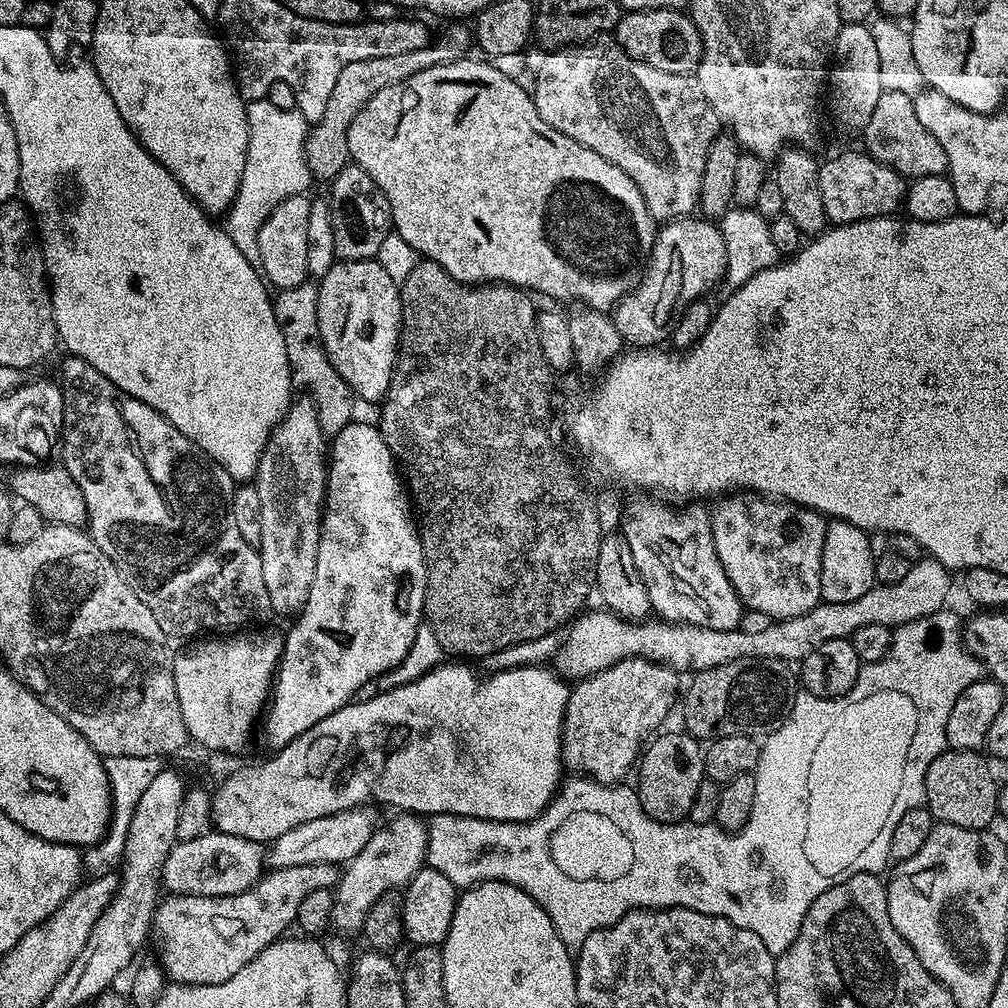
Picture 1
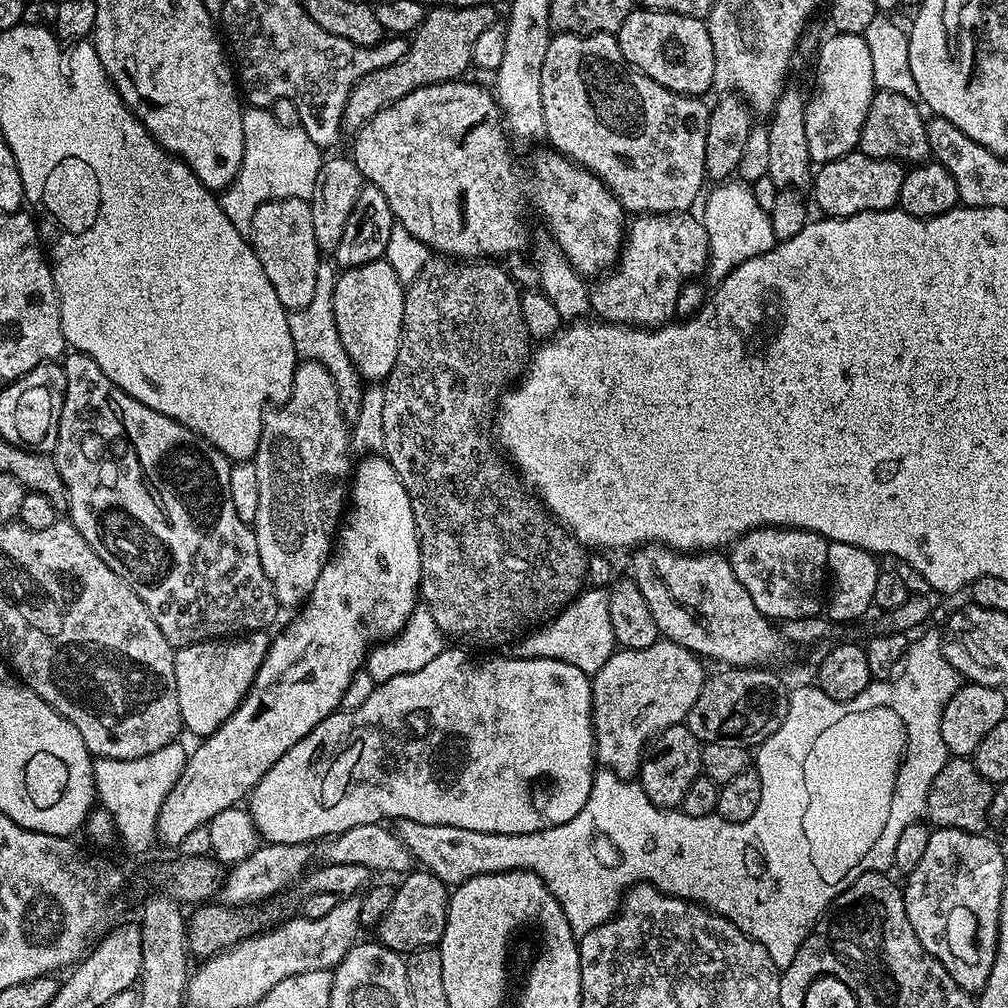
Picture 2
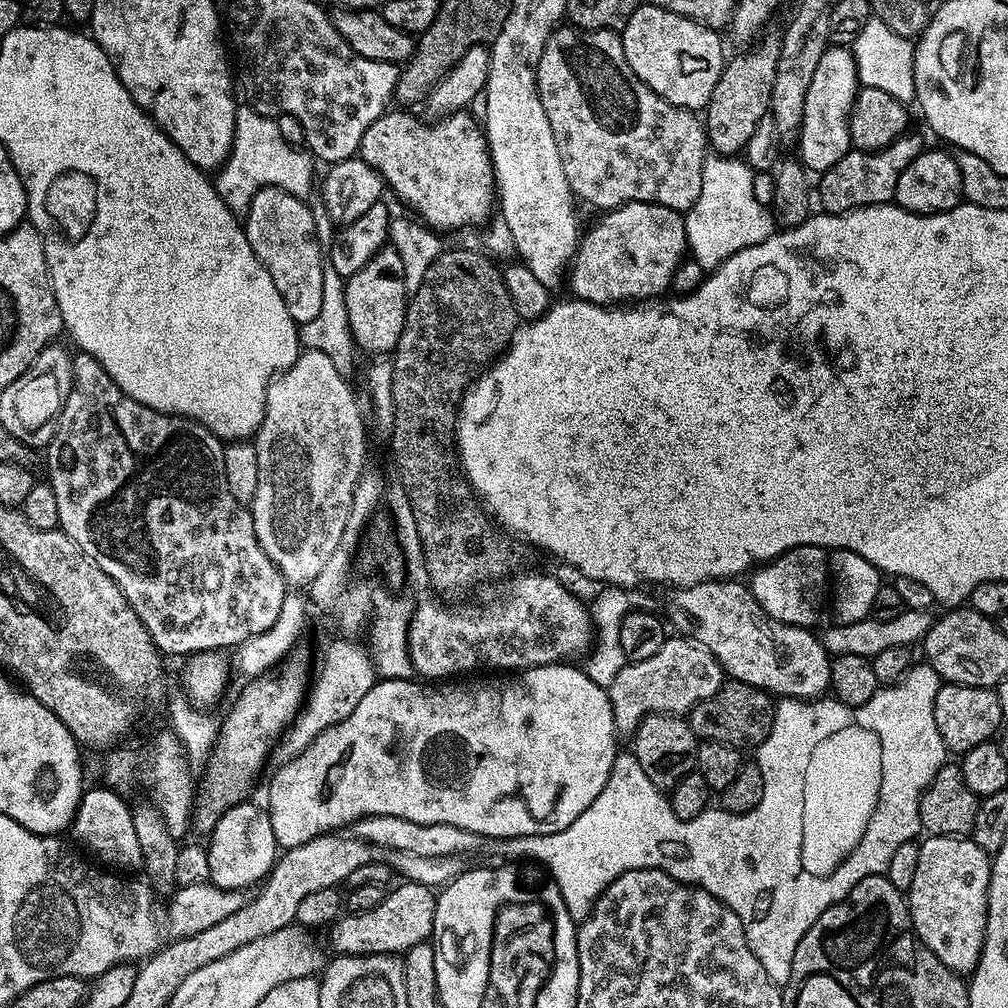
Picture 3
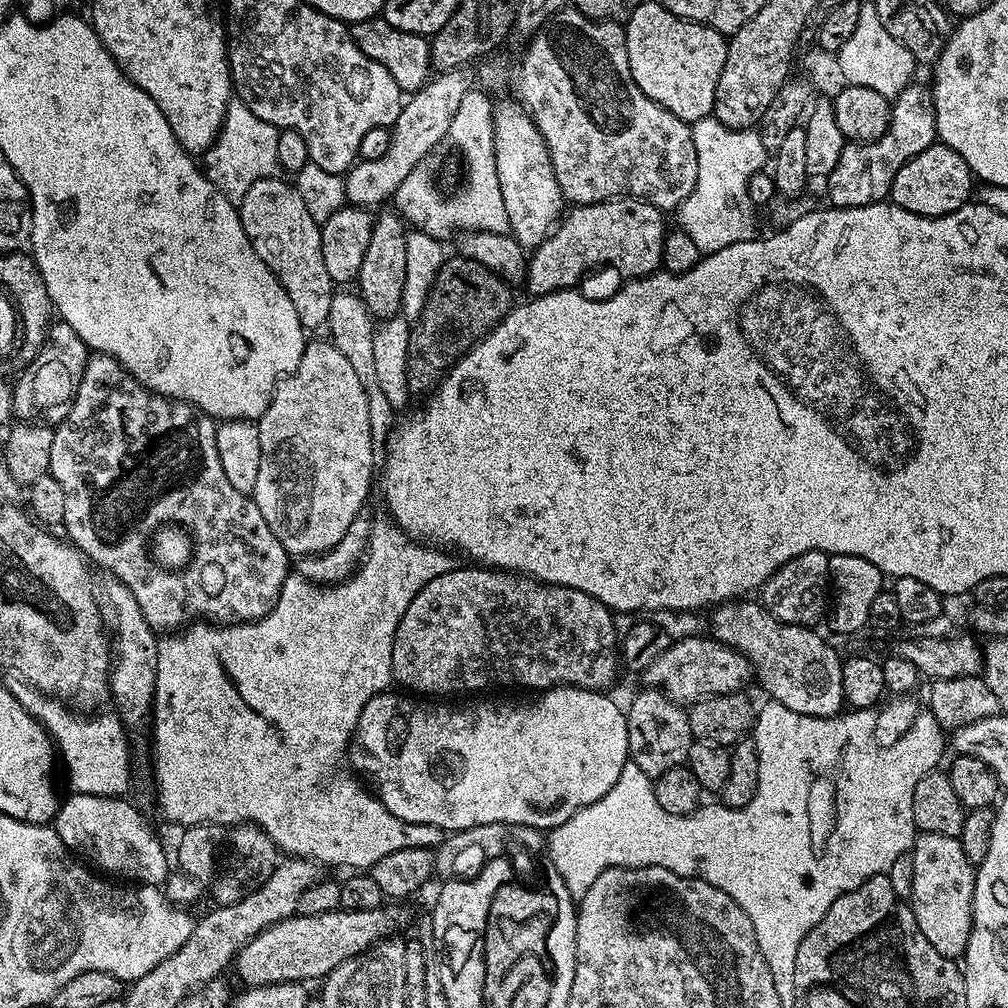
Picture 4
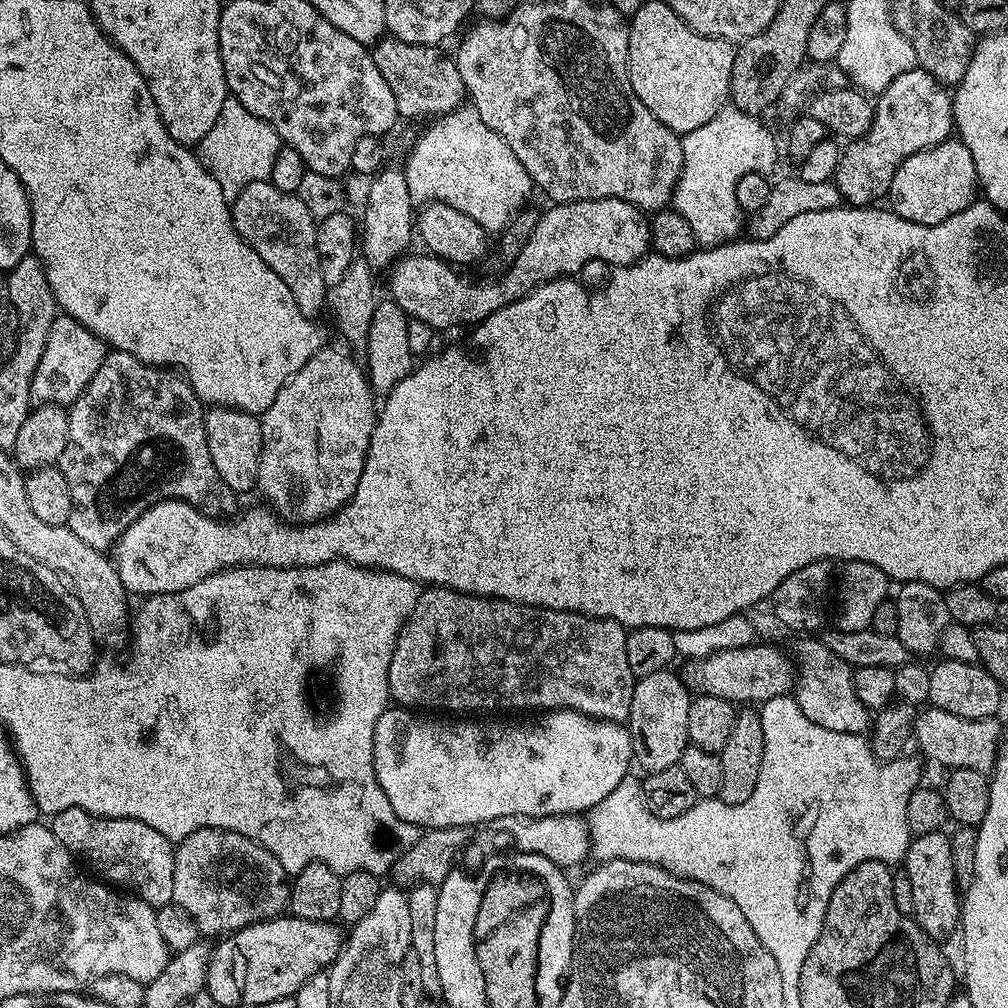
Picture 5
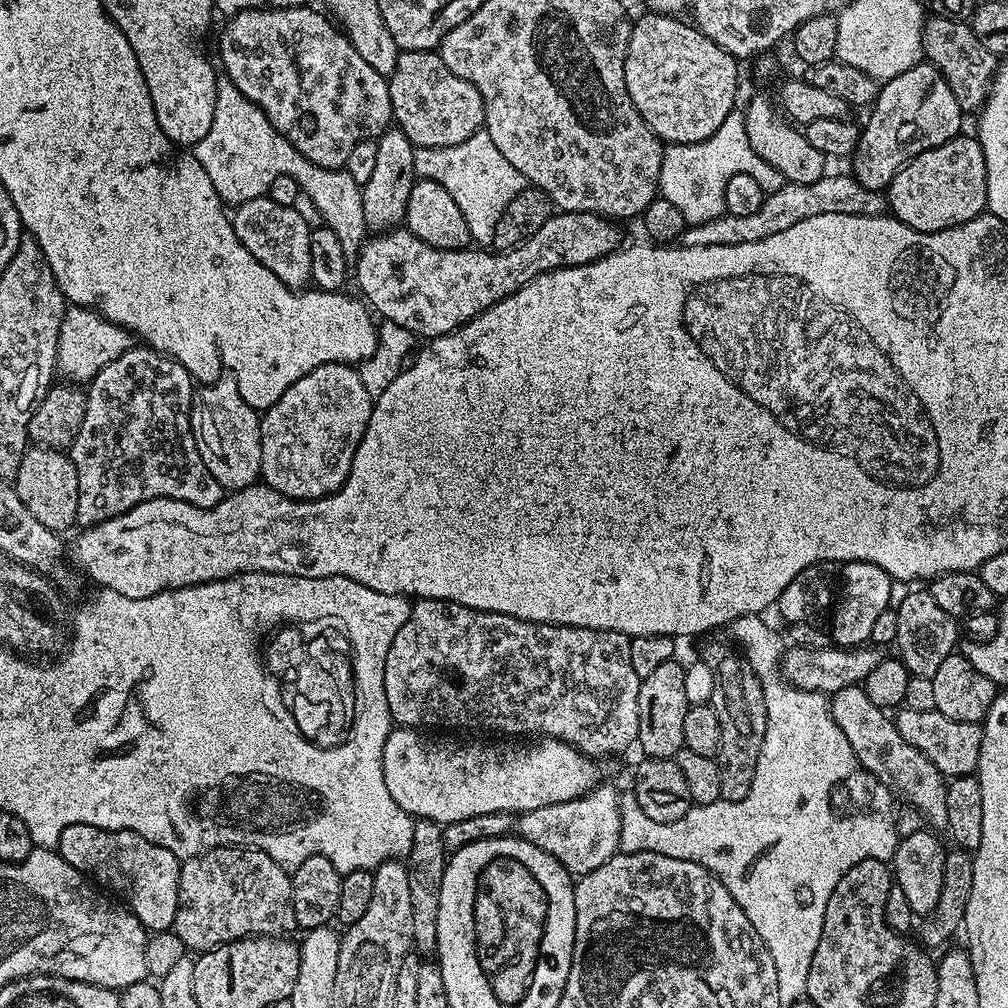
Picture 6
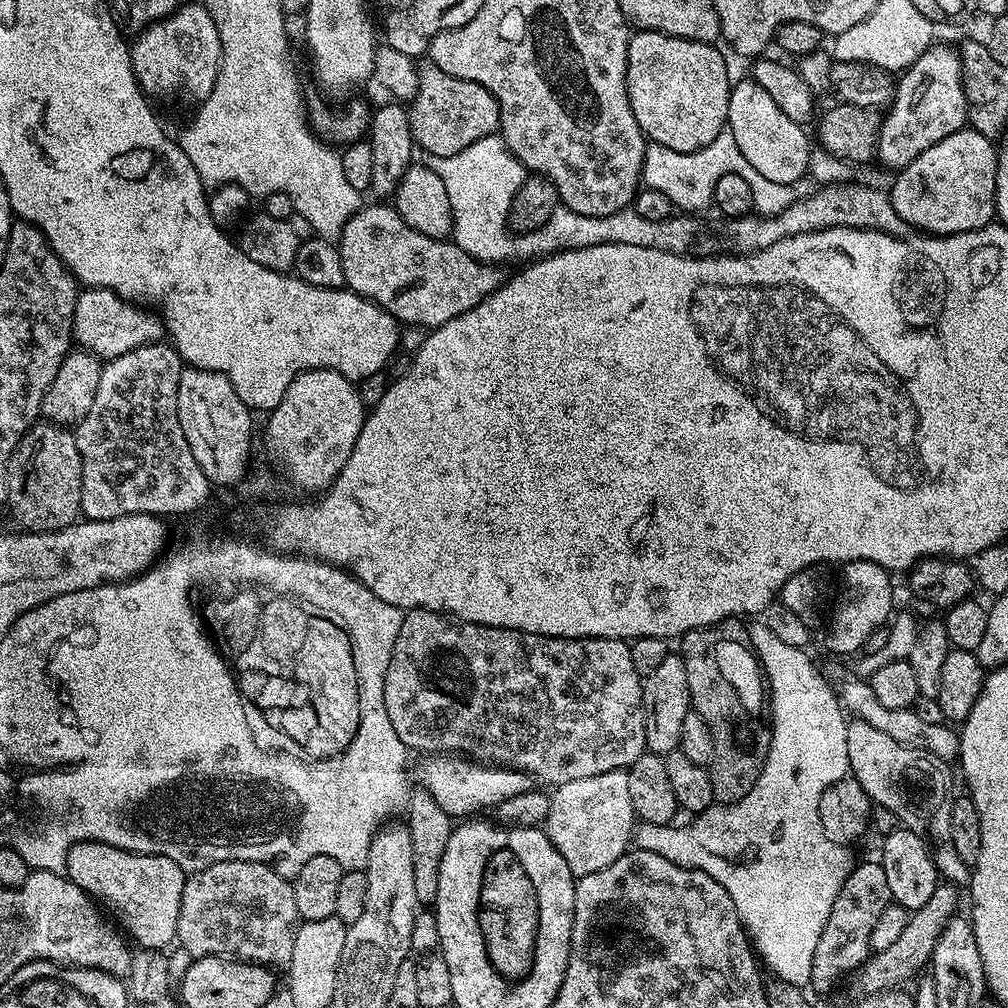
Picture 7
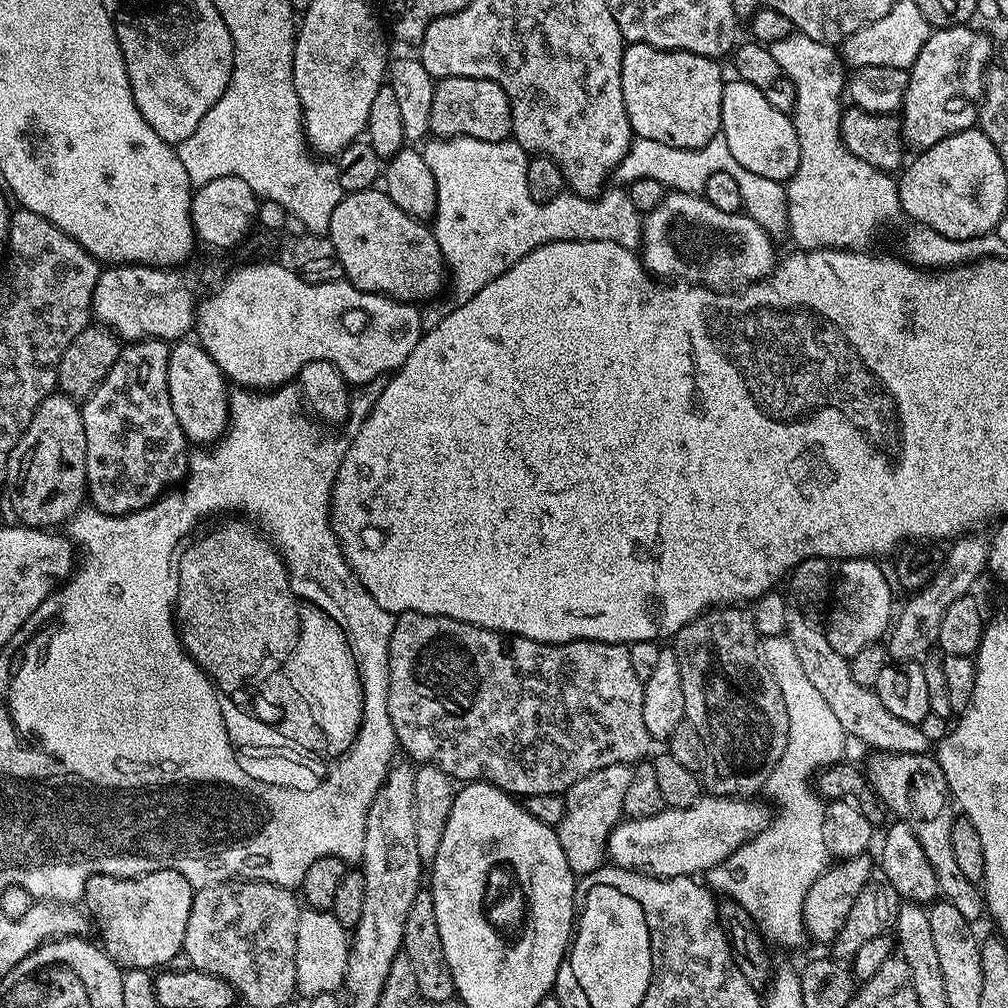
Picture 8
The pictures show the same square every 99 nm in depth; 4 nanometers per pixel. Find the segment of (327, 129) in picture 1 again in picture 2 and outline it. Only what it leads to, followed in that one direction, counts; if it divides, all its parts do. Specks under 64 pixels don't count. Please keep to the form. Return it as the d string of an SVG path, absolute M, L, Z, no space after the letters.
M444 2L441 3L441 8L429 7L425 11L424 21L410 37L406 54L402 54L398 62L382 70L374 70L353 86L350 98L346 102L343 131L349 134L359 132L362 125L374 118L374 114L398 102L398 98L414 94L414 90L422 86L434 86L447 80L461 79L467 73L464 71L473 67L472 51L478 34L482 34L482 30L497 23L497 20L495 10L488 5L488 2L461 8L451 8Z

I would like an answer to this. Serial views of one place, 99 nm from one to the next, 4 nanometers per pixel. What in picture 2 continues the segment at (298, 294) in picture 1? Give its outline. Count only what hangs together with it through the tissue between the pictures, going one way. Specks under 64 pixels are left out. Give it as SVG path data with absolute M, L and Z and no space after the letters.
M321 262L318 266L318 282L314 285L314 298L310 298L310 303L302 306L302 310L289 312L290 342L294 342L294 350L301 361L313 360L326 368L330 378L334 380L334 386L338 392L338 402L340 403L344 419L353 422L358 418L366 384L360 375L360 371L354 366L354 362L350 362L350 354L346 354L346 346L342 346L342 338L338 338L338 326L334 322L334 298L332 297L338 272L331 263L329 264L328 262Z

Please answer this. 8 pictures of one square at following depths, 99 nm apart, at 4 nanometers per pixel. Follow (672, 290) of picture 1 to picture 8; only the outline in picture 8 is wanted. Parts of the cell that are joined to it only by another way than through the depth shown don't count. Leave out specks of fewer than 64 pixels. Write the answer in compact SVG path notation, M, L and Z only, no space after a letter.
M379 187L345 194L338 206L334 206L334 214L330 214L330 226L326 234L330 242L334 242L334 250L338 250L344 279L358 290L378 292L391 300L414 305L431 301L445 291L446 265L431 227L398 210L398 206L394 206L394 202L390 202L390 198Z

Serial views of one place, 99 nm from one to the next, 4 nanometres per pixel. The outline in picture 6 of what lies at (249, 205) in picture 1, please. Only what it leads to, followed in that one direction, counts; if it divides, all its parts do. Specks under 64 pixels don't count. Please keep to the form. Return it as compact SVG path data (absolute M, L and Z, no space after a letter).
M227 78L217 83L214 122L210 122L210 134L206 134L206 138L202 138L194 145L194 155L202 170L206 170L214 190L218 190L220 199L228 206L250 202L250 198L263 196L267 193L270 182L274 182L274 178L279 176L295 178L300 176L300 172L304 172L304 168L308 168L308 159L298 154L298 150L290 146L287 138L278 134L278 130L274 130L263 110L254 102L250 102L250 98L241 94L238 86L231 84Z

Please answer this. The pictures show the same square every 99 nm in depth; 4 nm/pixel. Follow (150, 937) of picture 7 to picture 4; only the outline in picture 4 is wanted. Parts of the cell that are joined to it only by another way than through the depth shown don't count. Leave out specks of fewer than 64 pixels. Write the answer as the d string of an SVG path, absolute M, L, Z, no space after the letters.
M72 792L61 799L54 827L69 852L89 856L91 863L109 877L136 886L160 886L168 876L169 853L168 856L164 853L159 838L148 829L147 822L128 798Z

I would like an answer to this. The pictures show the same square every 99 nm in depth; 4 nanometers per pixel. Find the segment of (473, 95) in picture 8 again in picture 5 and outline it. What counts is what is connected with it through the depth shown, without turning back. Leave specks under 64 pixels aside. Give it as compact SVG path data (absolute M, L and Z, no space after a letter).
M385 35L376 41L371 49L372 61L378 66L378 74L386 78L386 86L390 86L390 94L394 94L396 103L396 115L408 120L420 120L423 116L427 118L439 118L453 112L455 108L461 107L466 100L466 89L462 78L458 74L458 66L451 55L448 56L437 45L434 44L411 44L402 42L398 38Z

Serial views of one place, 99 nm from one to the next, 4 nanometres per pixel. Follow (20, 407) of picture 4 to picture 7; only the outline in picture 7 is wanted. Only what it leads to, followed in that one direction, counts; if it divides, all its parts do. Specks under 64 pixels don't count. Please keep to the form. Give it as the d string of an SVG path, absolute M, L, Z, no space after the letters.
M84 288L77 295L72 334L75 343L83 351L91 352L104 362L122 354L130 354L130 350L138 350L147 344L159 344L166 336L164 321L155 311L130 300L123 300L109 288Z

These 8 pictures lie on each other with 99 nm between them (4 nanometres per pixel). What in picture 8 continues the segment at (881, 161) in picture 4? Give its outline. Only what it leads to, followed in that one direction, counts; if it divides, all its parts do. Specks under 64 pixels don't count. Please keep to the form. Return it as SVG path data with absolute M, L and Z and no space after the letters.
M972 26L935 29L908 72L902 109L905 145L913 144L916 150L923 150L973 127L984 94L984 74L993 60L994 44L992 48L992 40L986 33L975 32Z

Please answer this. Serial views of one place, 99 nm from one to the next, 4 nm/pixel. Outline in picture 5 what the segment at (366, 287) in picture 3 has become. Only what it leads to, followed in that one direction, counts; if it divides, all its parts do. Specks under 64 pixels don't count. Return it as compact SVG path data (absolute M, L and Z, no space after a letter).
M381 167L375 176L371 177L368 197L364 200L364 224L362 220L362 259L374 270L391 269L401 255L409 251L408 243L414 240L414 205L410 198L410 190L406 187L406 174L403 167Z

